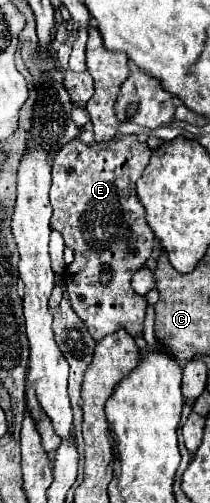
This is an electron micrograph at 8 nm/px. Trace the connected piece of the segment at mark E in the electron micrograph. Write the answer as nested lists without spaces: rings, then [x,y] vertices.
[[[136,135],[116,137],[108,143],[92,143],[86,145],[80,139],[70,141],[62,147],[52,163],[52,187],[50,187],[50,201],[52,201],[52,219],[50,227],[60,231],[64,237],[66,247],[74,249],[74,263],[66,269],[64,281],[66,291],[70,297],[70,305],[74,313],[86,323],[90,335],[100,341],[102,337],[116,333],[118,329],[126,329],[132,337],[142,335],[144,317],[146,317],[146,299],[136,295],[130,287],[132,275],[144,267],[150,259],[154,233],[144,219],[144,207],[136,197],[136,181],[142,175],[144,167],[152,149],[138,141]]]

